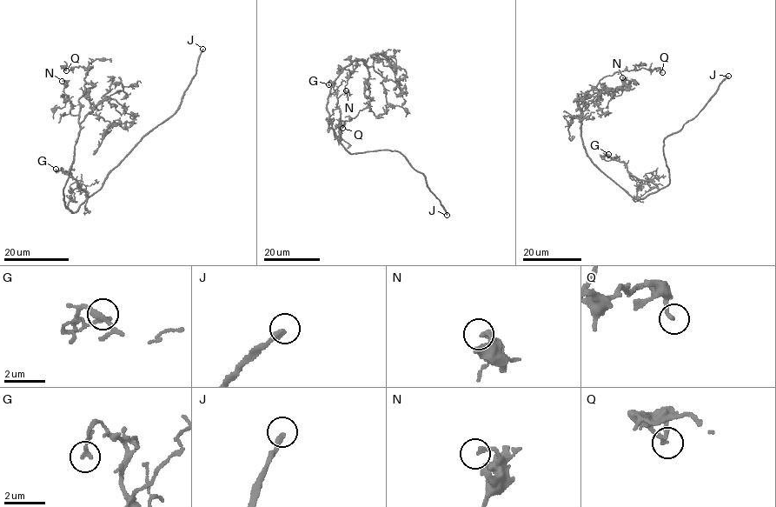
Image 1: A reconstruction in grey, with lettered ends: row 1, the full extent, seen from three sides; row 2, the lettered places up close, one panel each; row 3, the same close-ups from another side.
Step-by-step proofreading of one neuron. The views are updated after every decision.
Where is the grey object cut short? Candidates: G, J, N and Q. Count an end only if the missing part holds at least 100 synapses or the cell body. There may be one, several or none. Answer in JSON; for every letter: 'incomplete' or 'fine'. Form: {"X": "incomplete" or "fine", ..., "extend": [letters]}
{"G": "fine", "J": "incomplete", "N": "fine", "Q": "fine", "extend": ["J"]}

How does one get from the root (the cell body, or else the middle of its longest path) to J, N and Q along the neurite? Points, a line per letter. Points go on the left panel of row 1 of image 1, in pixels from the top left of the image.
J: (69, 210), (72, 212), (79, 209), (102, 186), (107, 175), (130, 150), (175, 111), (195, 74), (202, 49)
N: (69, 210), (63, 190), (80, 123), (78, 116), (69, 113), (69, 99), (63, 102), (62, 81)
Q: (69, 210), (65, 207), (63, 190), (80, 130), (78, 99), (89, 70), (67, 65), (66, 70)

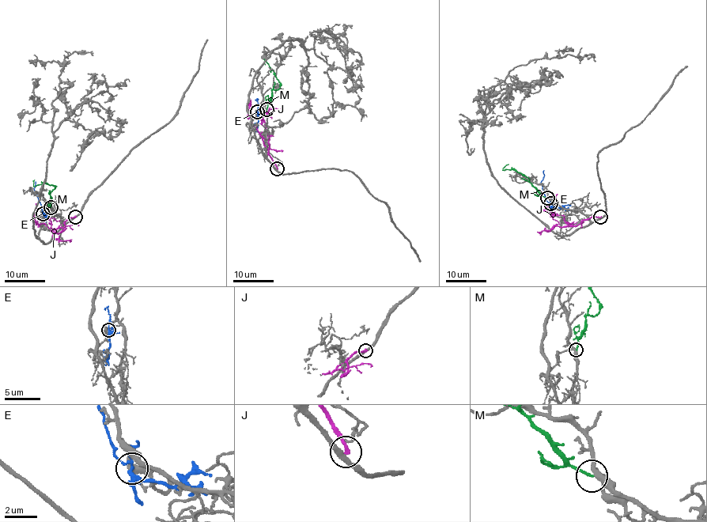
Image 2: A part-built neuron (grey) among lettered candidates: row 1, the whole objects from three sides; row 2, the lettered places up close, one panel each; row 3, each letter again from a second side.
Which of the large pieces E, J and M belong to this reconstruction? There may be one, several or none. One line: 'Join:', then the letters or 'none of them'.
Join: M

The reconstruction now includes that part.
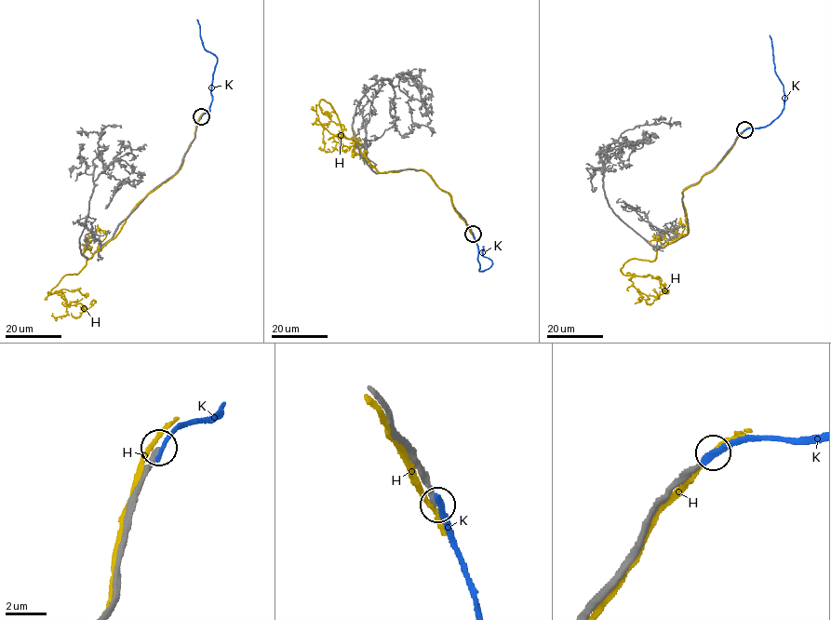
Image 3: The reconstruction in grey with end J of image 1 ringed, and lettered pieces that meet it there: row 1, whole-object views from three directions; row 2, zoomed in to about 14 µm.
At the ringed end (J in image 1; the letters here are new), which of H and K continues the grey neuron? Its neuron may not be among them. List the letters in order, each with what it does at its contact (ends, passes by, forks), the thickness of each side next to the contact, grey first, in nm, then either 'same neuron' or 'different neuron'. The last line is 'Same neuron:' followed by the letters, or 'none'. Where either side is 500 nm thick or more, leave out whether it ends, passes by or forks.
H: it passes by; 320 nm thick on the grey side, 240 nm on the other; different neuron
K: it ends there; 320 nm thick on the grey side, 240 nm on the other; different neuron
Same neuron: none

